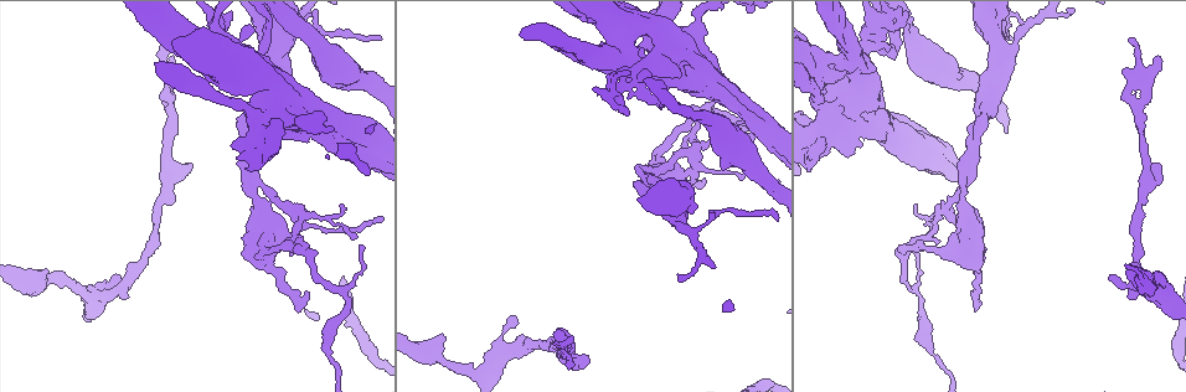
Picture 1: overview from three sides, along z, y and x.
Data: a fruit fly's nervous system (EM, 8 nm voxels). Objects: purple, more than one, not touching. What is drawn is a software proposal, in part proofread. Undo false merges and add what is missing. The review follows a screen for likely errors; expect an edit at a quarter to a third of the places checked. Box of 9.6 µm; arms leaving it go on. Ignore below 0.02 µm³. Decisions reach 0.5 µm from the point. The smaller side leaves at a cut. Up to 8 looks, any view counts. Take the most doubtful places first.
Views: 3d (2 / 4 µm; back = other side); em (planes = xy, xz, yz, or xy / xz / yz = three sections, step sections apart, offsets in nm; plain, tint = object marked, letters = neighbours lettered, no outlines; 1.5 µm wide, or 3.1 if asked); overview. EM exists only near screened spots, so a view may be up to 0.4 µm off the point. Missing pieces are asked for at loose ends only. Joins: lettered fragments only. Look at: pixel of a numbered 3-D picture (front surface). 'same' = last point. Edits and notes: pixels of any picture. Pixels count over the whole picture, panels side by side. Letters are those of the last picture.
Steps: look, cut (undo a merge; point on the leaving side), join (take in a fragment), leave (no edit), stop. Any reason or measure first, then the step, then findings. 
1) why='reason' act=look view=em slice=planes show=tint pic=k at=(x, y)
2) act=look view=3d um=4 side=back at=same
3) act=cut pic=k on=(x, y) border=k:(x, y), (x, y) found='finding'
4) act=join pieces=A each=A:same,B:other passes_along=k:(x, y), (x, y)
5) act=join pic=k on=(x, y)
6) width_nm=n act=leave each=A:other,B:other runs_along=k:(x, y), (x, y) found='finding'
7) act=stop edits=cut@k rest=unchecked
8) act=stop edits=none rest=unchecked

why='tapers out' act=look view=3d um=2 pic=1 at=(1154, 163)

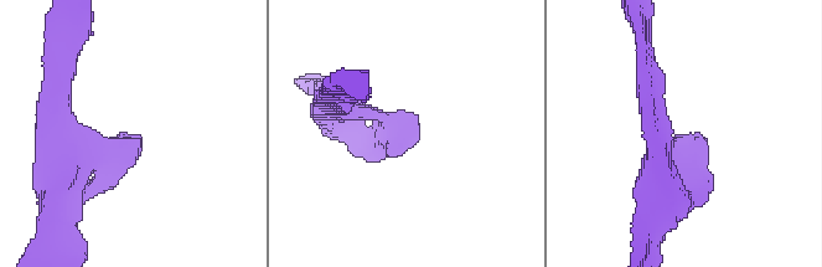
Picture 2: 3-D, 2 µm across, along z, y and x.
why='need the tissue' act=look view=em slice=planes show=letters pic=2 at=(138, 137)

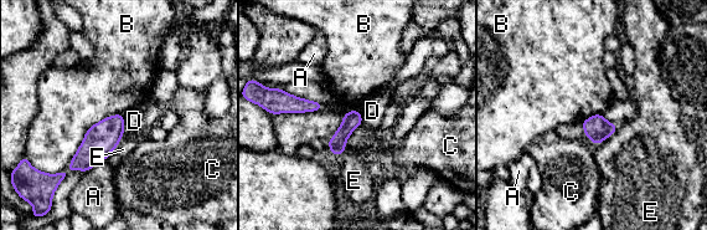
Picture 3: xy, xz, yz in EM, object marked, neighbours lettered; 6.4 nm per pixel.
act=leave each=A:other,B:other,C:other,D:other,E:other border=3:(123, 114), (96, 122), (53, 174) found='none of them fits'

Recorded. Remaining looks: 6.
why='free end' act=look view=em slice=planes show=plain pic=1 at=(553, 334)

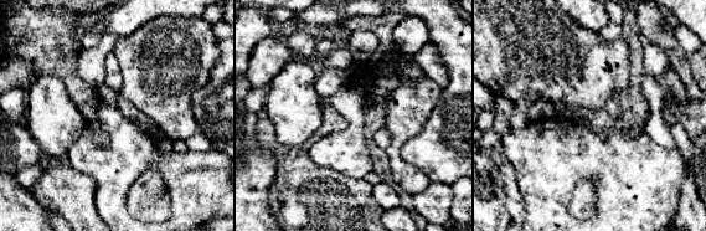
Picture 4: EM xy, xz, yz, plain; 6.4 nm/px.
act=look view=em slice=planes show=tint at=same

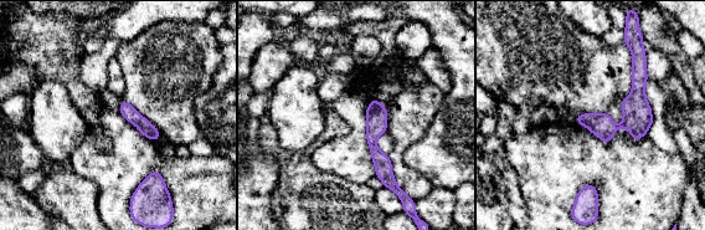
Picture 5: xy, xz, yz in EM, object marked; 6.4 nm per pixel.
why='what lies round it' act=look view=em slice=planes show=letters at=same

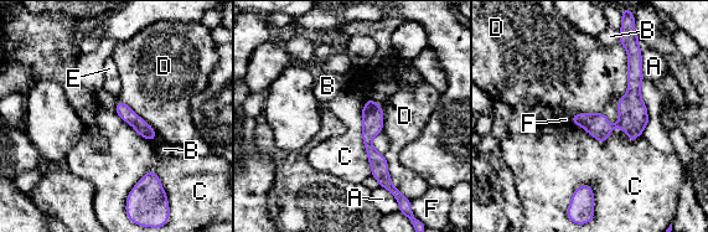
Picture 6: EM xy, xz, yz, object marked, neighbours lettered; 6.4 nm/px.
act=leave each=A:other,B:other,C:other,D:other,E:other,F:other border=6:(573, 123), (642, 134) found='none of them fits'

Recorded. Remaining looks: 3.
why='an open end' act=look view=3d um=2 pic=1 at=(824, 143)

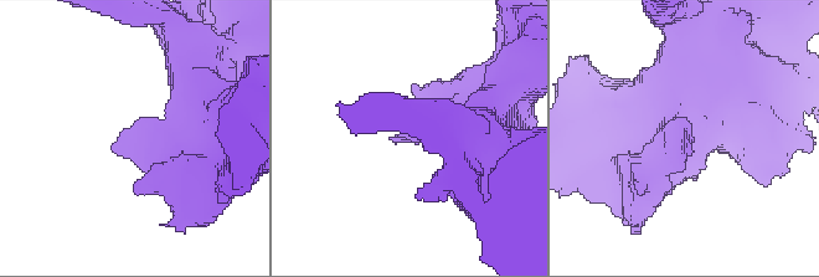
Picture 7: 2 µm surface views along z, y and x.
why='need the tissue' act=look view=em slice=planes show=plain pic=7 at=(682, 138)

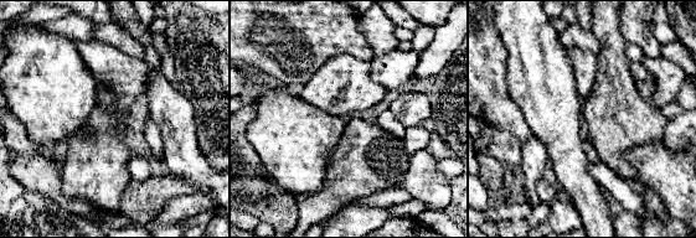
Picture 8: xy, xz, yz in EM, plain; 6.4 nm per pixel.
act=look view=em slice=planes show=letters at=same

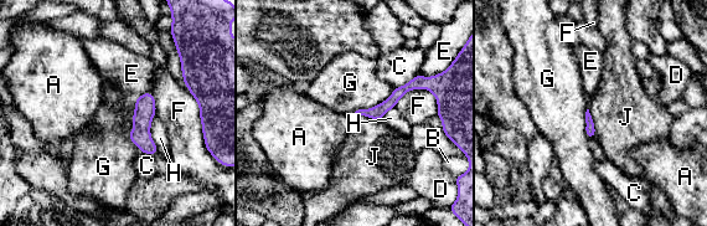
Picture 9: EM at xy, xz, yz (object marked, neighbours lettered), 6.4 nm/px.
longest_contact=G:300nm act=leave each=A:other,B:other,C:other,D:other,E:other,F:other,G:other,H:other,J:other runs_along=9:(458, 102), (414, 83), (361, 112) found='none of them fits'

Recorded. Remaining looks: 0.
act=stop edits=none rest=unchecked

